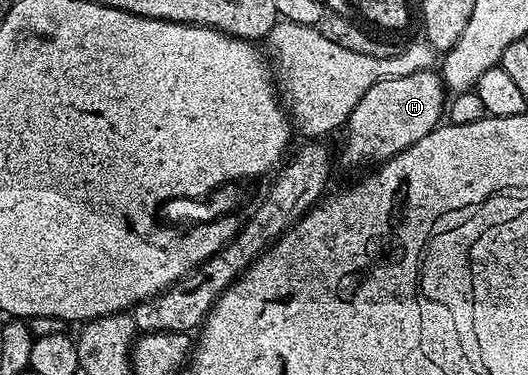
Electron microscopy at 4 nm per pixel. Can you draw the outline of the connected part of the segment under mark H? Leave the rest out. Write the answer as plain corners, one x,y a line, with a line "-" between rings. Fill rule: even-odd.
436,71
416,72
403,78
391,78
375,82
363,98
351,110
345,121
345,149
341,160
351,167
360,164
373,164
391,159
395,154
415,146
419,138
427,138
442,123
443,113
447,108
447,89
445,81

